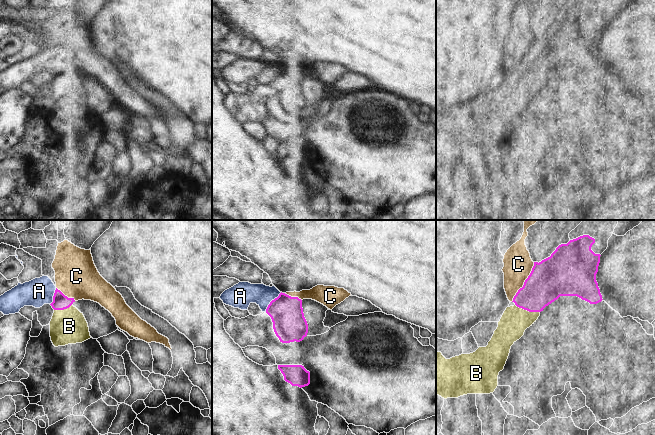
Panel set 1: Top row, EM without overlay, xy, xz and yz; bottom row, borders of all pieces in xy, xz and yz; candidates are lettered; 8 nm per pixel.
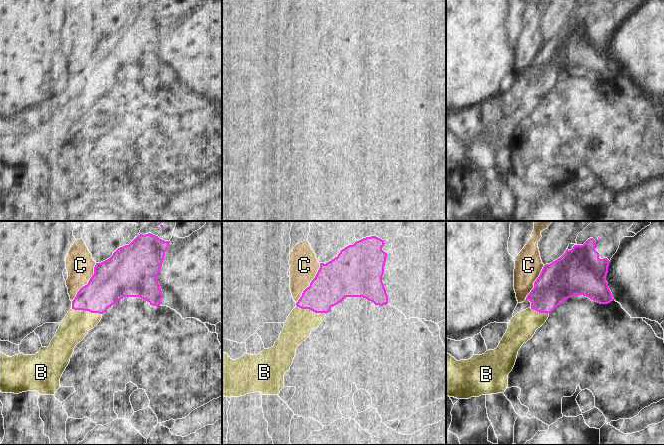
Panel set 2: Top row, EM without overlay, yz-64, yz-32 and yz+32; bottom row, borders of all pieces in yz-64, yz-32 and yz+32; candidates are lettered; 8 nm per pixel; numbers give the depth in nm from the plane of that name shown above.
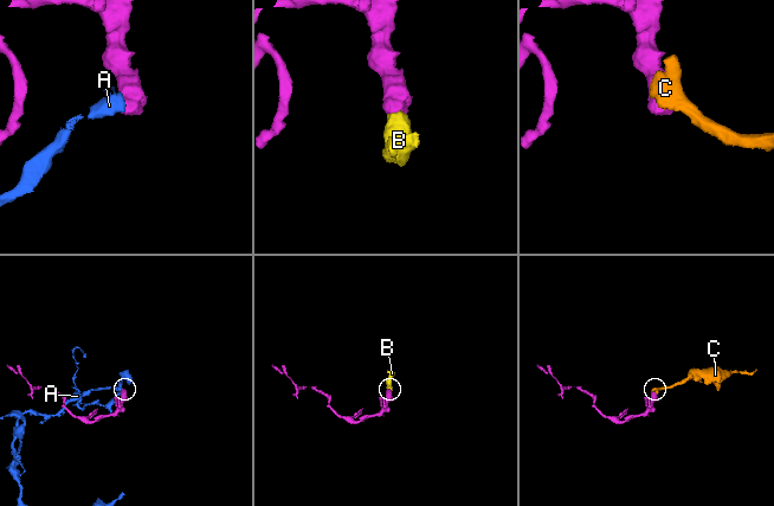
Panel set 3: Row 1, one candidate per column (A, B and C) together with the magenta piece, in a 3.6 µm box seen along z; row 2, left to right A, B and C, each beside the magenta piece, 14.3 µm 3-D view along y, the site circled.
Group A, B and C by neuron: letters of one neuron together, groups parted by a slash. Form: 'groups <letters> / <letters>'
groups A C / B

